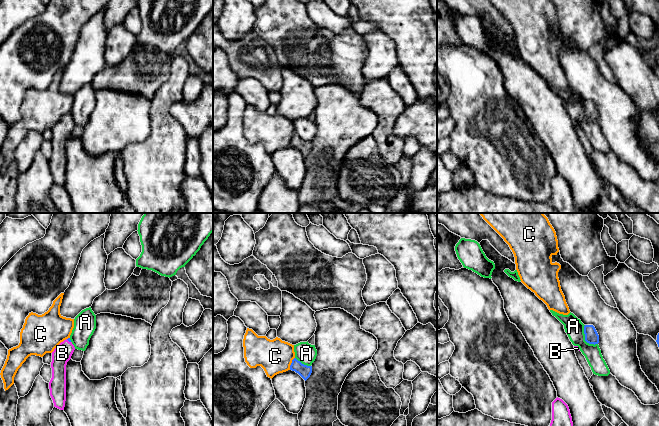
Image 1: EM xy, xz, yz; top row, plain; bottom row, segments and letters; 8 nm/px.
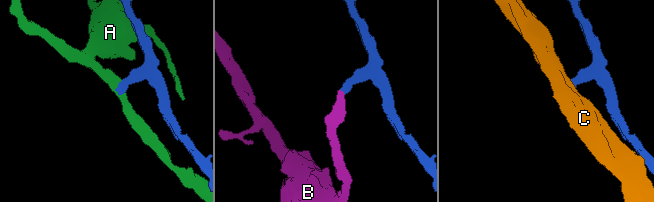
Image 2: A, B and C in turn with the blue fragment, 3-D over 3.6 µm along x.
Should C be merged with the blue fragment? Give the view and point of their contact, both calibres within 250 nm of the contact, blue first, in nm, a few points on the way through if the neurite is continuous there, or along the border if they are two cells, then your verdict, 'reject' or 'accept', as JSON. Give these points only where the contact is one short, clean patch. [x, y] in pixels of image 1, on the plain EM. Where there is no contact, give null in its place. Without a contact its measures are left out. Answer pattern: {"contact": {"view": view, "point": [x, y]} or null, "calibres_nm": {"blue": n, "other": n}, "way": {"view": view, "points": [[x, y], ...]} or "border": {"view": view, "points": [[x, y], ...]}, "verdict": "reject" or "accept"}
{"contact": {"view": "xz", "point": [291, 139]}, "calibres_nm": {"blue": 100, "other": 280}, "border": {"view": "xz", "points": [[294, 133], [289, 145]]}, "verdict": "reject"}

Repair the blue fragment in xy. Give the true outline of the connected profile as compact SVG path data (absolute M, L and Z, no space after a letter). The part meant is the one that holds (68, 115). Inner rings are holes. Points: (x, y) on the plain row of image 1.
M70 114L61 118L52 128L52 154L49 158L54 183L64 186L66 177L66 141L75 126Z

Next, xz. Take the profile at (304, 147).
M294 134L290 141L290 146L298 149L306 157L312 149L312 142L304 141L296 134Z

